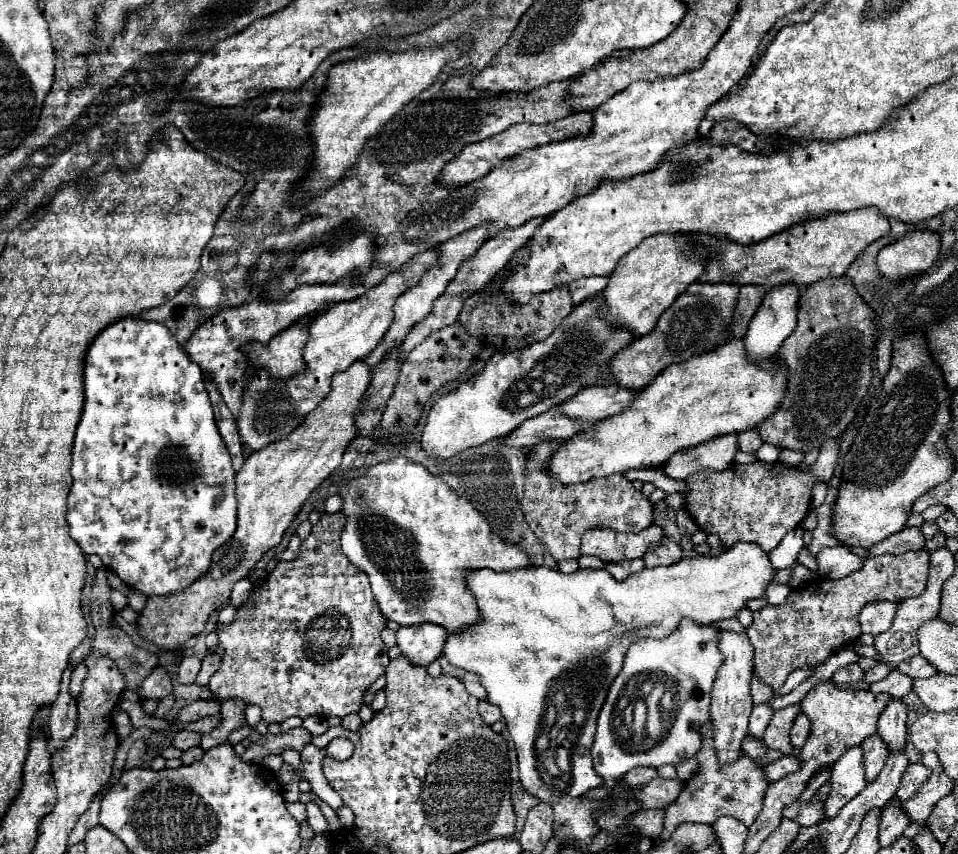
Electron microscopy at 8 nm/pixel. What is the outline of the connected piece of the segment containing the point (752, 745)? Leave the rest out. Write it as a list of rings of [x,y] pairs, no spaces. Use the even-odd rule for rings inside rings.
[[[746,735],[746,739],[742,741],[742,749],[744,749],[744,753],[748,753],[752,759],[756,759],[756,761],[760,761],[762,757],[764,757],[764,753],[768,753],[770,749],[764,745],[764,741],[762,739],[756,739],[756,737],[752,737],[752,735]]]

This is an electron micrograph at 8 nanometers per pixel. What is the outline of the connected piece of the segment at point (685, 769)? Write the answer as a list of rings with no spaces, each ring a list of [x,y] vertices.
[[[686,759],[686,761],[678,763],[678,765],[676,765],[678,779],[682,779],[682,781],[688,781],[688,779],[694,775],[694,771],[696,771],[696,769],[698,769],[698,765],[696,765],[696,759]]]

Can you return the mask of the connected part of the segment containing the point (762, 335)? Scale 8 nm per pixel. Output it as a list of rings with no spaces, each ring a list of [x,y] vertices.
[[[784,283],[780,287],[772,287],[766,293],[760,309],[756,311],[756,315],[752,317],[752,321],[748,325],[748,333],[744,339],[748,355],[756,361],[774,357],[778,353],[780,345],[784,343],[784,339],[796,329],[796,323],[798,323],[798,287],[794,283]]]

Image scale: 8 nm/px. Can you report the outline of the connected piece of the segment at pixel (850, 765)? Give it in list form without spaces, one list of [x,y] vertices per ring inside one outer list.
[[[854,745],[852,749],[848,749],[848,753],[844,753],[834,763],[832,771],[834,771],[834,779],[830,779],[832,791],[824,803],[824,809],[826,809],[824,817],[836,817],[836,813],[868,785],[864,775],[862,747]]]

